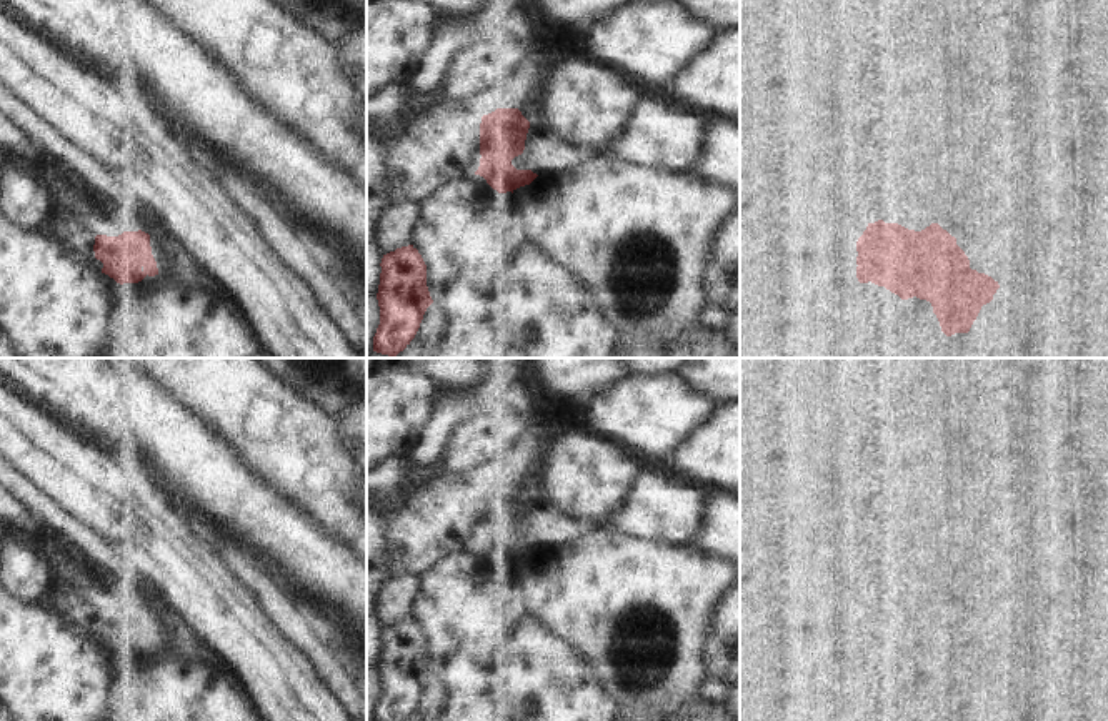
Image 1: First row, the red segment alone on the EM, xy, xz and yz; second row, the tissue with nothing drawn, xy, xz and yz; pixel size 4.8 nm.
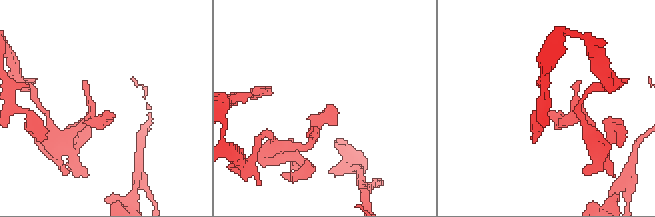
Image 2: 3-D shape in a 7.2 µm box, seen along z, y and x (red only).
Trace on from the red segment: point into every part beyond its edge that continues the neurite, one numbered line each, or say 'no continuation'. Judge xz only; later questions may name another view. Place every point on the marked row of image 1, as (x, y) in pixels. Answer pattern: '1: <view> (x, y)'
no continuation

